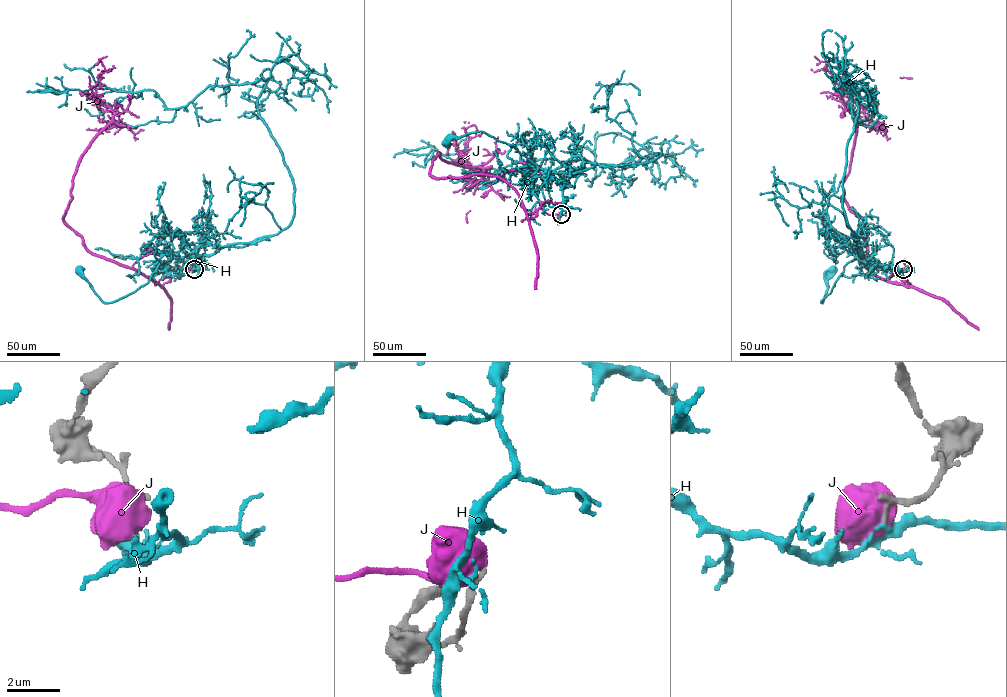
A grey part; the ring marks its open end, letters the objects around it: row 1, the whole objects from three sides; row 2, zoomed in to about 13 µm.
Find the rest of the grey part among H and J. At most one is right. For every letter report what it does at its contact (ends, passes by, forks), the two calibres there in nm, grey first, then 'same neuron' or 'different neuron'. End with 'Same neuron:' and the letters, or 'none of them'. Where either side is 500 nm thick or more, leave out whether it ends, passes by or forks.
H: it ends there; 180 nm thick on the grey side, 160 nm on the other; different neuron
J: 280 nm thick on the grey side, 900 nm on the other; different neuron
Same neuron: none of them

